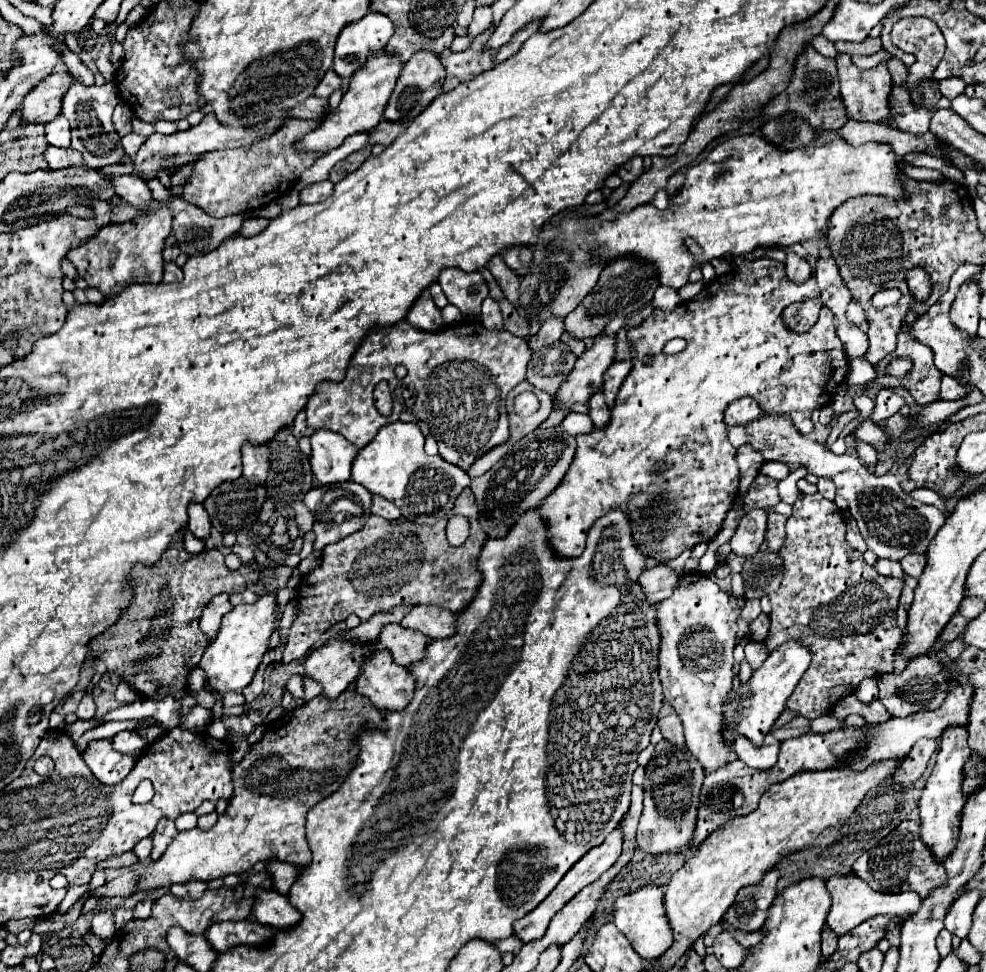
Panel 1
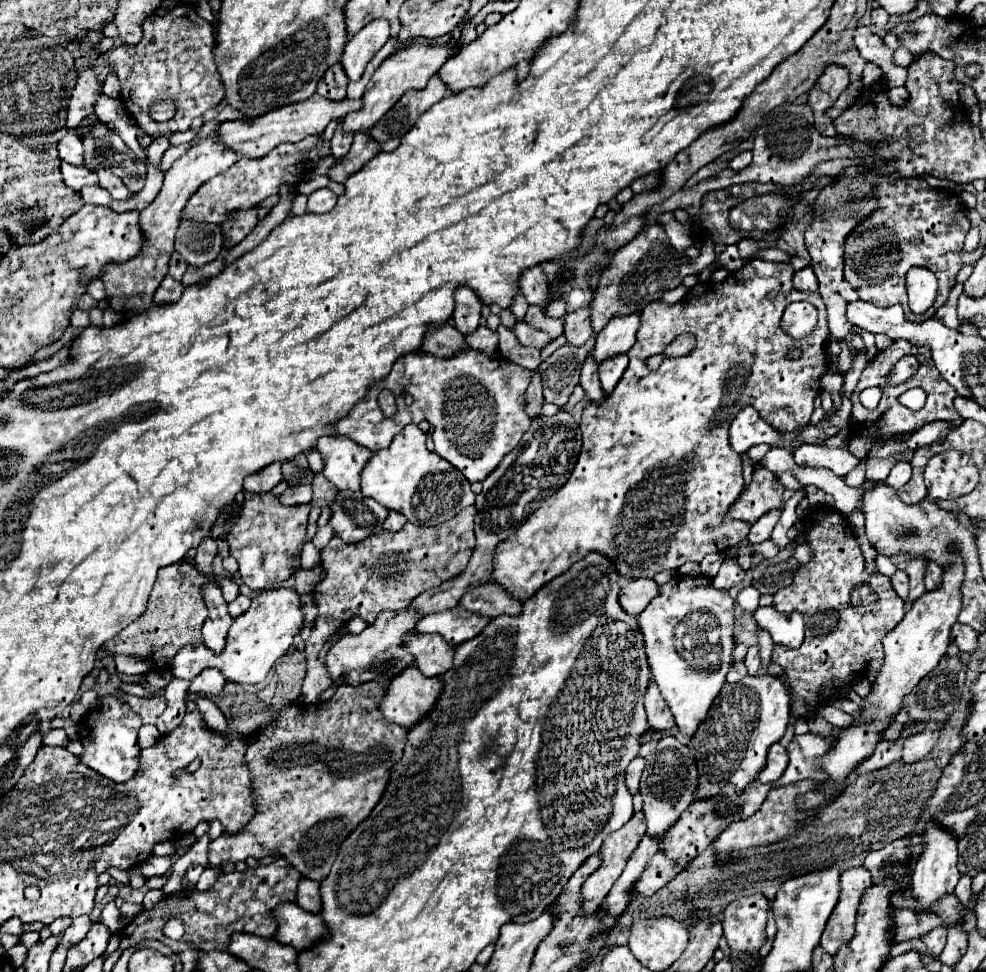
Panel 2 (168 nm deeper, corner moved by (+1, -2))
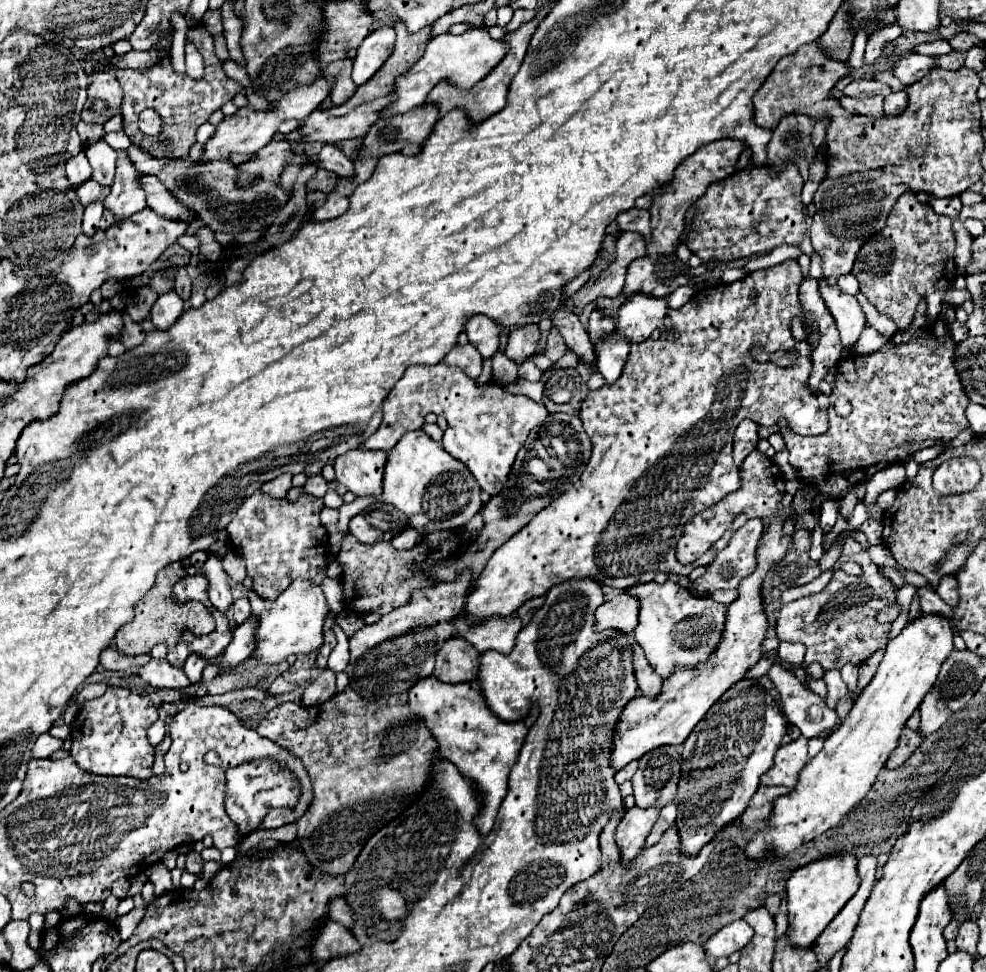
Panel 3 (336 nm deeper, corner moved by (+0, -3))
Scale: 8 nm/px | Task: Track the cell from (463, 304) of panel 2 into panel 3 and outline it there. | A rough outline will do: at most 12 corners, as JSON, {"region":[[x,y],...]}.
{"region":[[486,315],[468,319],[466,335],[484,359],[498,351],[500,329]]}

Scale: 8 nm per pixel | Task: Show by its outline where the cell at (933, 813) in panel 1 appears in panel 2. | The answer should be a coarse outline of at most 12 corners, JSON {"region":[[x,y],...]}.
{"region":[[929,822],[911,882],[921,910],[953,892],[957,838]]}

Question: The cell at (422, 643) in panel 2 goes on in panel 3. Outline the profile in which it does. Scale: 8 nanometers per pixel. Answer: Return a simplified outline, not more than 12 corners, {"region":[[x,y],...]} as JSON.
{"region":[[462,637],[436,655],[434,677],[466,683],[478,675],[478,651]]}

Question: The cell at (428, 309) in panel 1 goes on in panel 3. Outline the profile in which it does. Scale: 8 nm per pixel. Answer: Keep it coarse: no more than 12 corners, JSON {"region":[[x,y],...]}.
{"region":[[468,343],[456,345],[444,363],[468,377],[482,373],[482,355]]}

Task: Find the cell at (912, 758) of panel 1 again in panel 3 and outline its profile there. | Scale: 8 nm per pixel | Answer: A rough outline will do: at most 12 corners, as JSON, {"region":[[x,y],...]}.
{"region":[[938,685],[926,693],[918,711],[922,737],[944,725],[952,711],[942,703]]}

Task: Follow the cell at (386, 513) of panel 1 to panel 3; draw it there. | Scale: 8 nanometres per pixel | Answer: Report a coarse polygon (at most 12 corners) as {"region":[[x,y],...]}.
{"region":[[408,527],[390,543],[396,549],[410,549],[422,541],[416,529]]}

